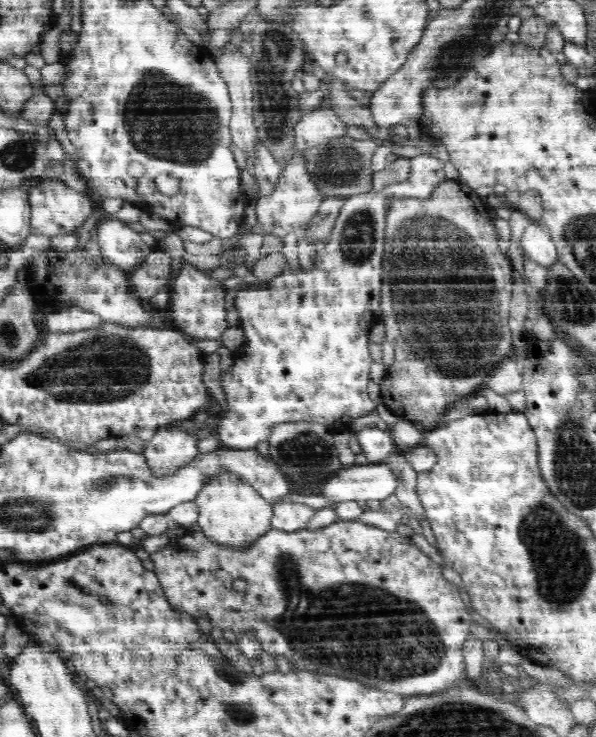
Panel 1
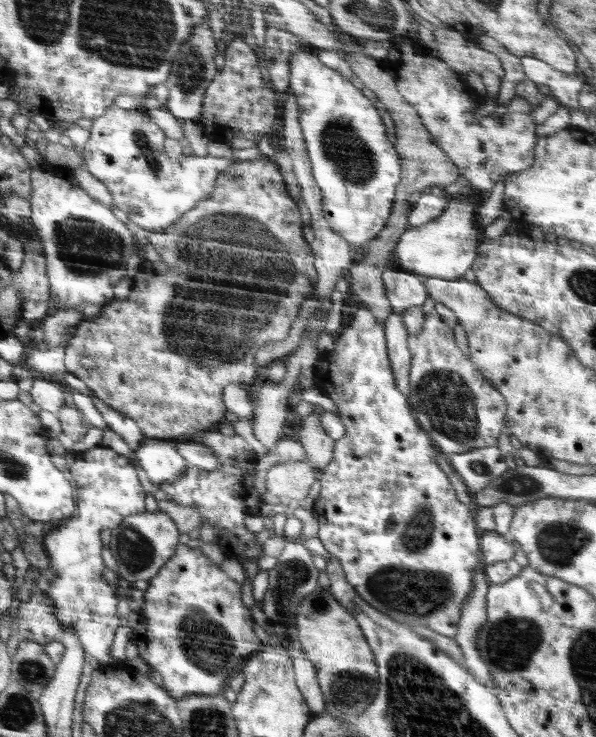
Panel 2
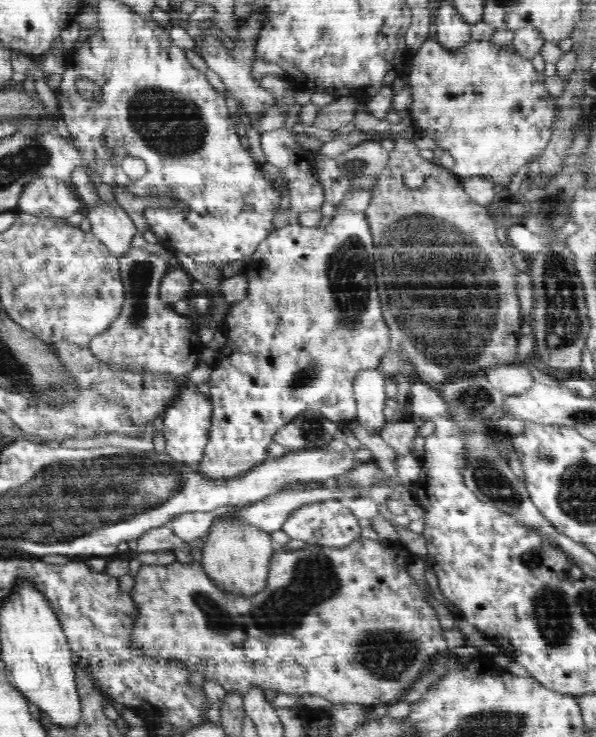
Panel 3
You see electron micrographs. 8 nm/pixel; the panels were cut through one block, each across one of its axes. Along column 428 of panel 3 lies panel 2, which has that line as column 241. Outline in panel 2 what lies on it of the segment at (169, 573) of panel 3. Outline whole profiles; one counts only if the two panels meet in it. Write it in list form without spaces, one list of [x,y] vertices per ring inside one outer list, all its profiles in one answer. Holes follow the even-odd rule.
[[[178,544],[164,566],[151,578],[144,593],[145,604],[142,619],[135,629],[131,642],[151,667],[152,674],[160,685],[175,699],[186,694],[222,694],[229,678],[240,671],[254,653],[265,645],[252,629],[253,616],[242,604],[241,585],[230,579],[222,569],[216,567],[199,548]]]

